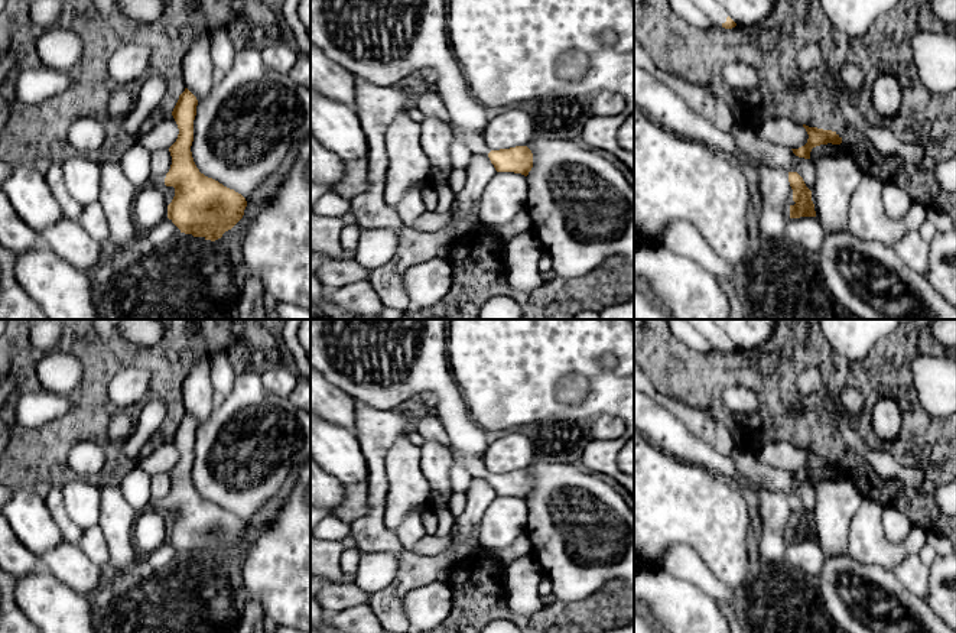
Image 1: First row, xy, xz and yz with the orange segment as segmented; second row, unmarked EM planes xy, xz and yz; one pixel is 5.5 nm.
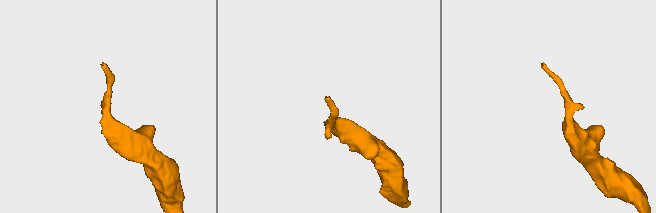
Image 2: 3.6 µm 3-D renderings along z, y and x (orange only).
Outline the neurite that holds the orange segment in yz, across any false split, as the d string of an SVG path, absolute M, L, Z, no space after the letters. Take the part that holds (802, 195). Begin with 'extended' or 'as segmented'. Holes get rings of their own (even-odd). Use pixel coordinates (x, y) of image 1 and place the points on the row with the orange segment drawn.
as segmented | M788 172L788 182L793 189L794 205L790 205L790 218L816 217L812 191L806 186L797 172Z

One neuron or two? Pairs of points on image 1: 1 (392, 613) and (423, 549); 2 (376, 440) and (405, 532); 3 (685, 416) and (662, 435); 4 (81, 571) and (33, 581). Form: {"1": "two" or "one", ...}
{"1": "two", "2": "two", "3": "two", "4": "one"}

